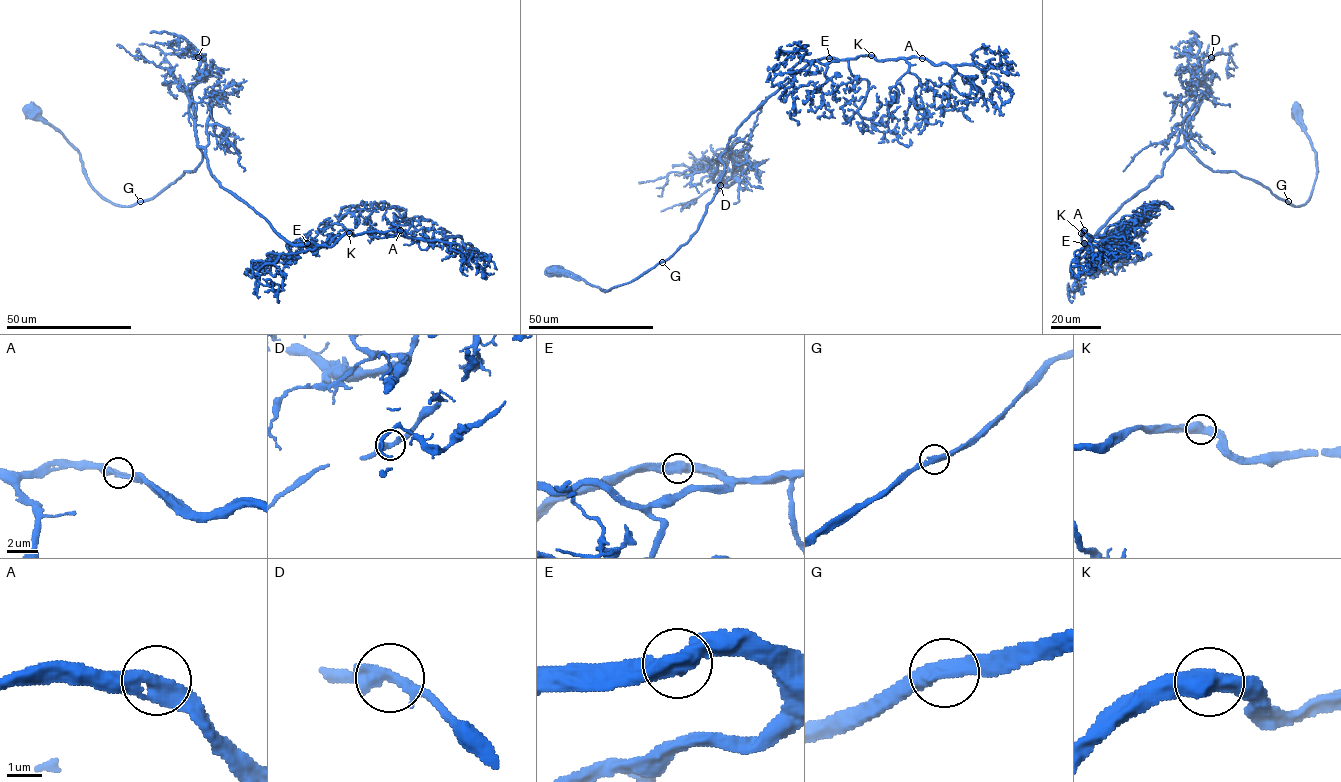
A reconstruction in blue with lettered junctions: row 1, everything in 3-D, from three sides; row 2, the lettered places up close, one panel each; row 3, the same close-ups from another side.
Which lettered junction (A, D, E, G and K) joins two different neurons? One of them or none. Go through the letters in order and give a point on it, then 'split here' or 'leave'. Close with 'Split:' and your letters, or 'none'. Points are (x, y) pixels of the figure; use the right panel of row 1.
A: at (1084, 230); leave
D: at (1211, 57); leave
E: at (1084, 243); leave
G: at (1288, 201); leave
K: at (1081, 233); leave
Split: none

